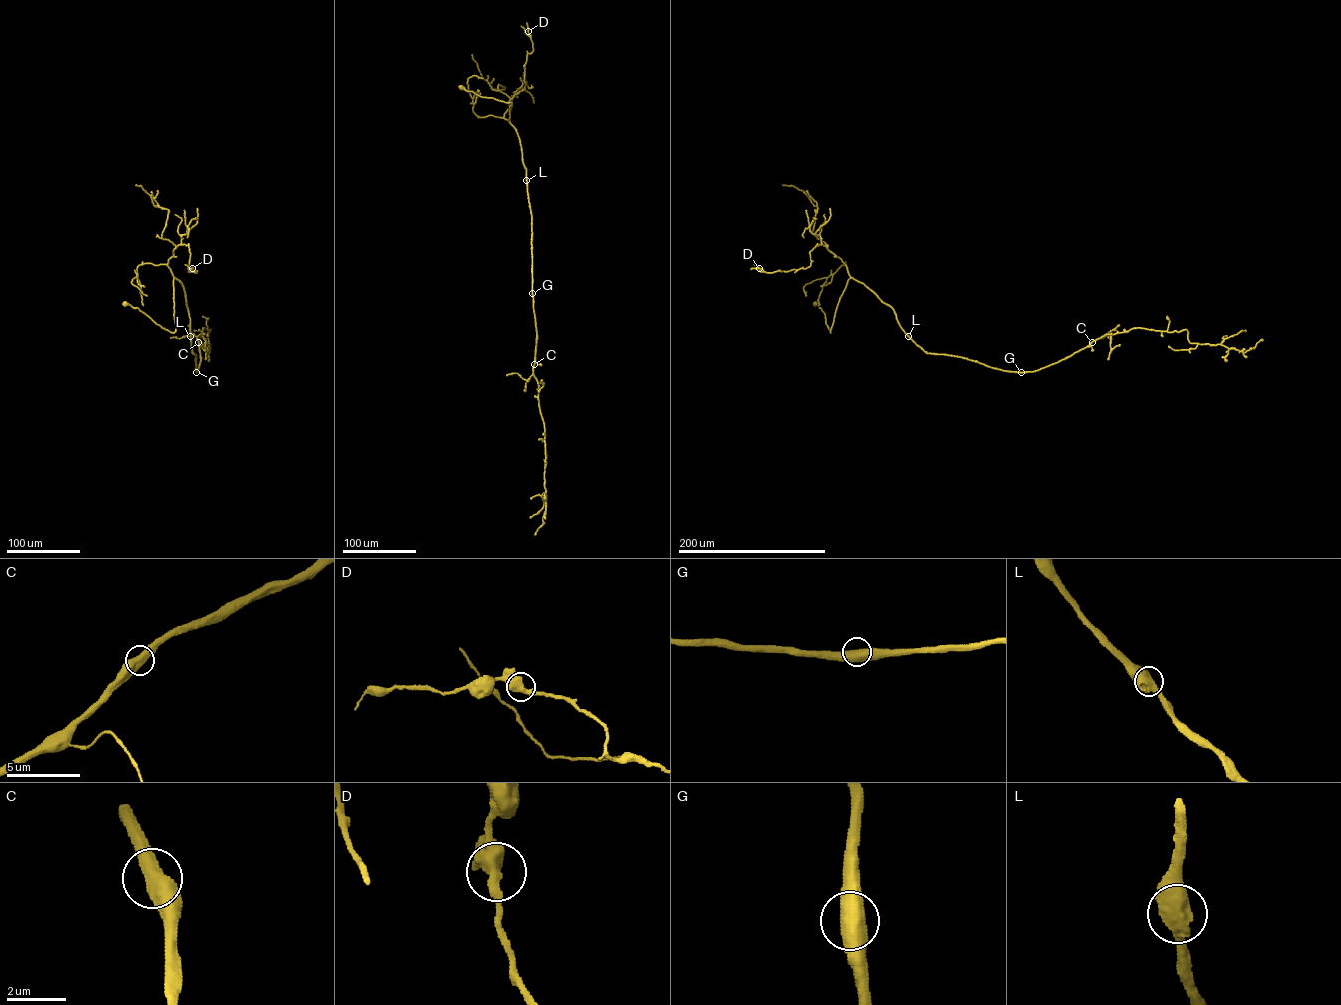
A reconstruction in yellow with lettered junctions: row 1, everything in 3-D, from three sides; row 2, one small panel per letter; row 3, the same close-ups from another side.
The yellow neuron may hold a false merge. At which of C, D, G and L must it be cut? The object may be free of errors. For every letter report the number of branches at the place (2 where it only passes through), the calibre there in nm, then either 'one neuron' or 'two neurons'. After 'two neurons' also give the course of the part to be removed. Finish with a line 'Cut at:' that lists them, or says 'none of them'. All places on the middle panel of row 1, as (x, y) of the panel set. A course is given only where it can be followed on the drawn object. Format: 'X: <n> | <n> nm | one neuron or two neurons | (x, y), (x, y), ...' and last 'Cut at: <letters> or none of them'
C: 2 | 550 nm | one neuron
D: 2 | 550 nm | one neuron
G: 2 | 550 nm | one neuron
L: 2 | 550 nm | one neuron
Cut at: none of them

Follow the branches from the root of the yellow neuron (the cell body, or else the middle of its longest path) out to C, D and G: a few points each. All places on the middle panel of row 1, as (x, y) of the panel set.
C: (461, 87), (480, 96), (511, 102), (509, 120), (520, 140), (531, 217), (532, 295), (536, 332), (534, 364)
D: (461, 87), (511, 102), (510, 122), (504, 114), (509, 100), (524, 89), (524, 66), (533, 50), (528, 31)
G: (461, 87), (480, 96), (511, 102), (509, 120), (520, 140), (531, 215), (532, 293)

